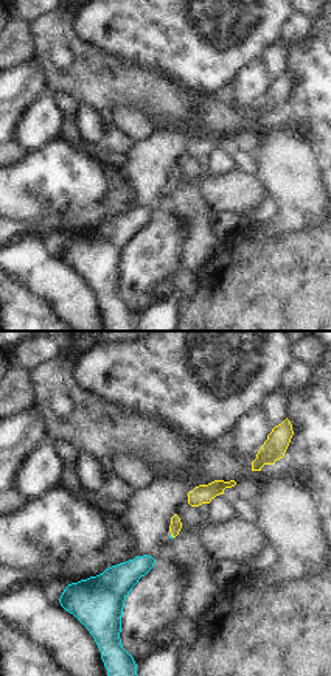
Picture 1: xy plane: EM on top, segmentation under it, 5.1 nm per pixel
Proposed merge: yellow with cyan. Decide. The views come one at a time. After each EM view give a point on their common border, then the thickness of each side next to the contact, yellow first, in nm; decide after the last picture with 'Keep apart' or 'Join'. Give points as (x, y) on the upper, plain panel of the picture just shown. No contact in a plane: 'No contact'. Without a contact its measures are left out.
No contact

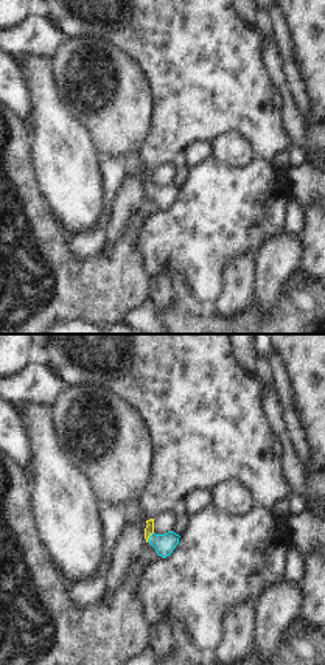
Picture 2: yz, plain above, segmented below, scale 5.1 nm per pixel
Touches yellow at (150, 187). Thickness 50 nm (yellow) against 110 nm

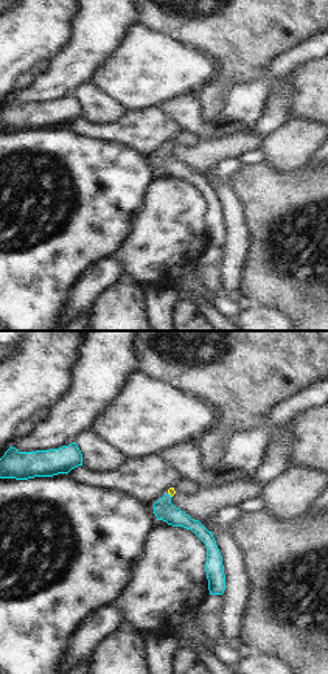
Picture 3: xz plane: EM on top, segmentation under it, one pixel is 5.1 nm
Touches yellow at (170, 146). Thickness 40 nm (yellow) against 110 nm

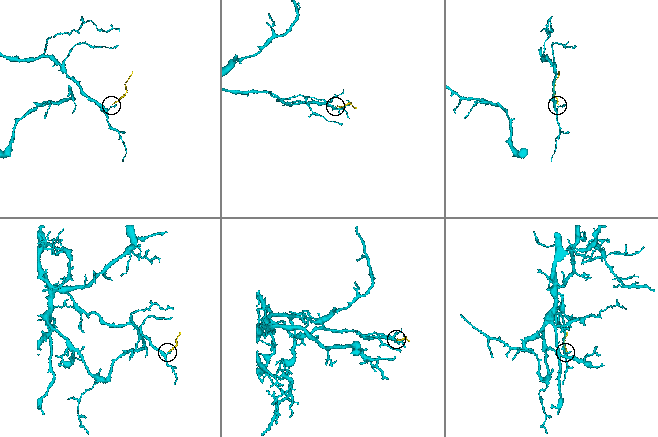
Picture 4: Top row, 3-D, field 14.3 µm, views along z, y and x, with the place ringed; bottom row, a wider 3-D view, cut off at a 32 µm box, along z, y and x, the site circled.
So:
Join

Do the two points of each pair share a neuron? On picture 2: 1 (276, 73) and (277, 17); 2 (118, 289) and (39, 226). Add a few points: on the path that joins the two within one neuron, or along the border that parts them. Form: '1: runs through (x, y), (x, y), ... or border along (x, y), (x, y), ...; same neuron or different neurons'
1: border along (269, 16), (286, 80); different neurons
2: runs through (95, 286), (87, 286), (50, 249); same neuron

